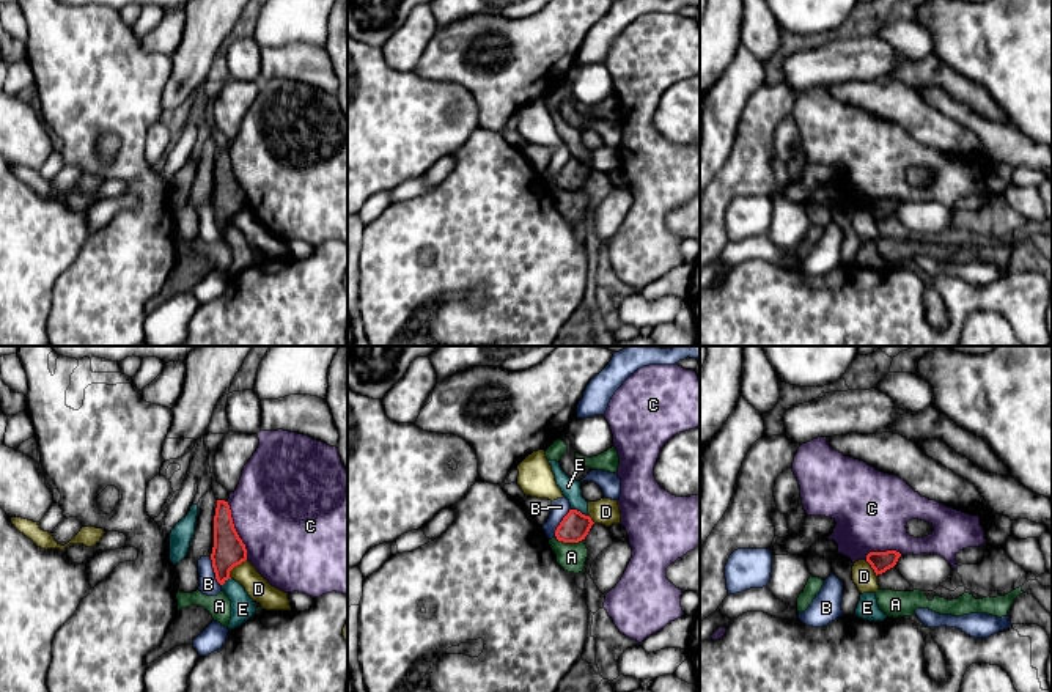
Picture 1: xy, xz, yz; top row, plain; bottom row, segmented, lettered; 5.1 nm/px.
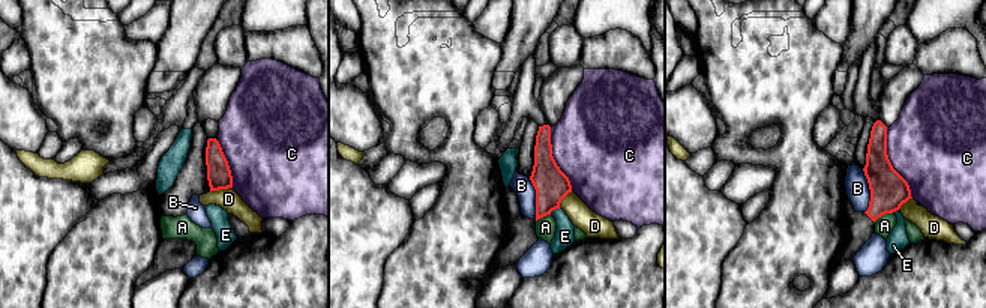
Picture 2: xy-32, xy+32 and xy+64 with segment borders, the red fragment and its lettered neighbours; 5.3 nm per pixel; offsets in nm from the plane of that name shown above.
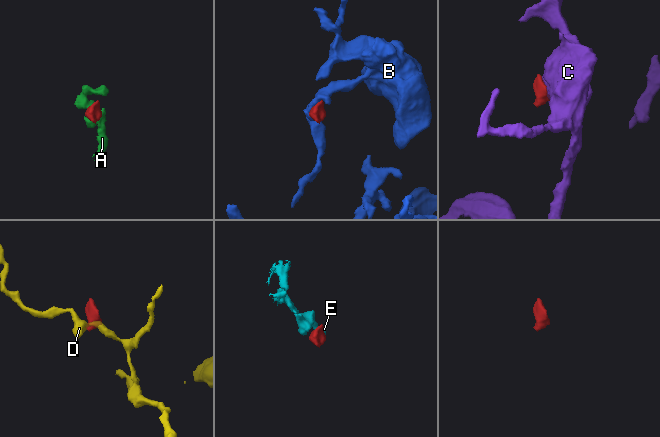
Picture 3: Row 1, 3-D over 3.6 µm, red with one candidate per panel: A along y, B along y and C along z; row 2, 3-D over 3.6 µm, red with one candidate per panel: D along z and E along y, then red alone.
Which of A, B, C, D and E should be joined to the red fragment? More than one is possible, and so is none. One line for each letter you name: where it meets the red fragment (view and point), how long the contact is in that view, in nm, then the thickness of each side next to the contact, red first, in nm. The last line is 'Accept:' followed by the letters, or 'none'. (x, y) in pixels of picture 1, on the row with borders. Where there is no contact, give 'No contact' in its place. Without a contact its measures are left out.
Accept: none

